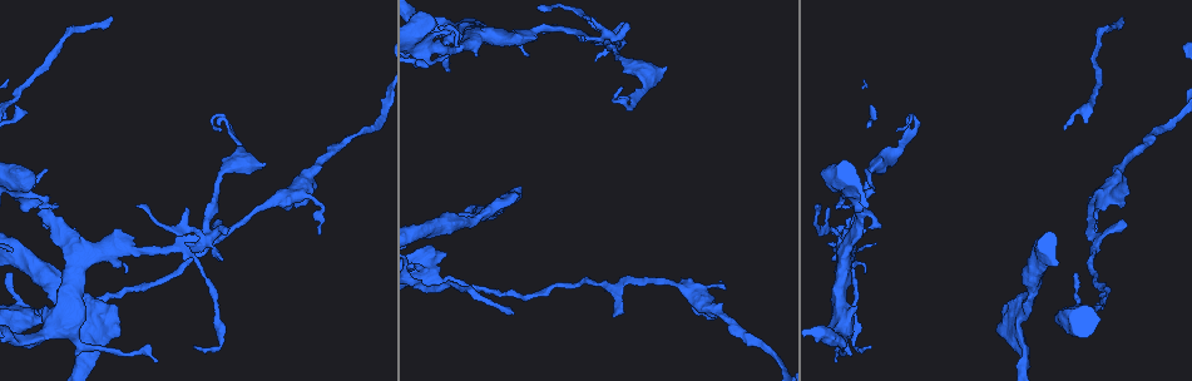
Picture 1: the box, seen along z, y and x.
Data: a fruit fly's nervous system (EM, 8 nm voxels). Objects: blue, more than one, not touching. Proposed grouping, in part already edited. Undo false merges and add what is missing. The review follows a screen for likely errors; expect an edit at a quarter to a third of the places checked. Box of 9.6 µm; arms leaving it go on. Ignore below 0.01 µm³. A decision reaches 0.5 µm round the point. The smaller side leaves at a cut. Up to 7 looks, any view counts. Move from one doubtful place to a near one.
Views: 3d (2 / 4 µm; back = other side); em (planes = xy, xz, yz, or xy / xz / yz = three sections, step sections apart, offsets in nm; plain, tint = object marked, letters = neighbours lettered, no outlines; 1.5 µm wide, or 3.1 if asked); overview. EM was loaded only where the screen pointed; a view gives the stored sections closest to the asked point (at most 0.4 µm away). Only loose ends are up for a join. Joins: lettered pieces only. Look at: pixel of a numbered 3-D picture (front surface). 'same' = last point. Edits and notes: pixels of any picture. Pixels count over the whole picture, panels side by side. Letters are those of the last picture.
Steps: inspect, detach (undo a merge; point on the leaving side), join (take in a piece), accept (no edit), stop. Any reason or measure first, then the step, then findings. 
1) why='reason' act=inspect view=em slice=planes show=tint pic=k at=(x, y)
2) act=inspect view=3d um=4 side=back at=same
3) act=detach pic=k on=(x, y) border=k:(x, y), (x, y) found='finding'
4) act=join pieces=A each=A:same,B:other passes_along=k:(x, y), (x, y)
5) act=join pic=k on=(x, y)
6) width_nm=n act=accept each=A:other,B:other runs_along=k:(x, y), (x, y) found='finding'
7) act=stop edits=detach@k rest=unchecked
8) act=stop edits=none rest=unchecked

why='branch stops here' act=inspect view=em slice=planes show=letters pic=1 at=(157, 360)

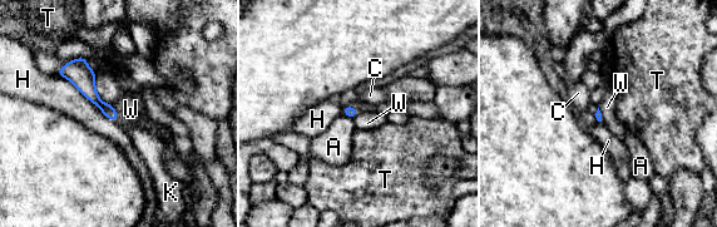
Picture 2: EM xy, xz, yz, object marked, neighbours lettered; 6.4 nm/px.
act=accept each=A:other,C:other,H:other,K:other,T:other,W:other border=2:(112, 105), (118, 121) found='no lettered piece goes on from it'

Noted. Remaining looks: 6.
why='branch stops here' act=inspect view=em slice=xz step=4 show=letters pic=1 at=(666, 66)

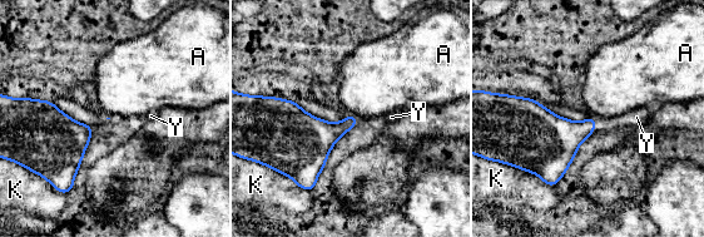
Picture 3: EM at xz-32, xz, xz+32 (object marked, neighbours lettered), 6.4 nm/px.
act=join pieces=Y each=A:other,K:other,Y:same passes_along=3:(559, 138), (594, 123), (631, 118) found='it goes on there'

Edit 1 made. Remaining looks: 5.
why='redraw' act=inspect view=overview

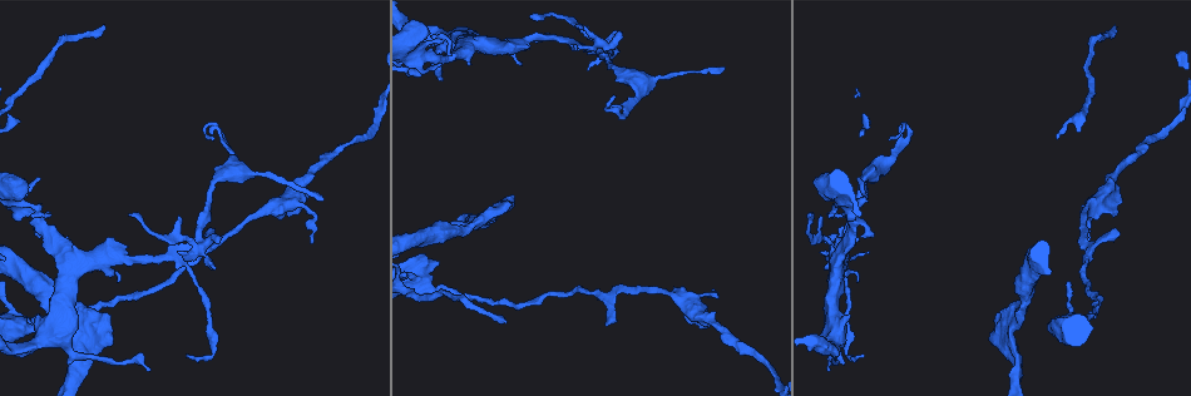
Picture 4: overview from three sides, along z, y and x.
why='free end' act=inspect view=3d um=4 side=back pic=4 at=(104, 316)

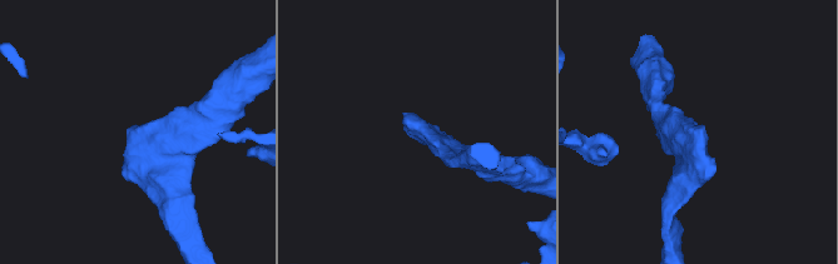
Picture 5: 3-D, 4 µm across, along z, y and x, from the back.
arm_widths_nm=260,280 act=inspect view=em slice=planes show=tint pic=5 at=(135, 126)

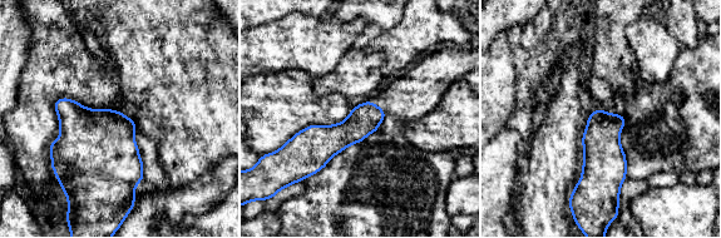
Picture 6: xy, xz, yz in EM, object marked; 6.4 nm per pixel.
why='what lies round it' act=inspect view=em slice=planes show=letters at=same

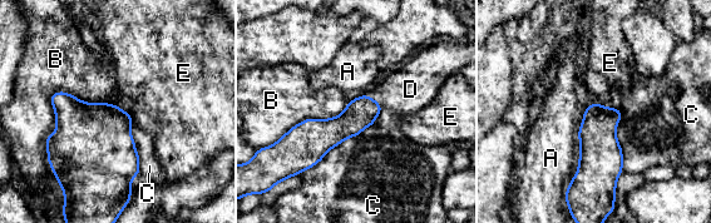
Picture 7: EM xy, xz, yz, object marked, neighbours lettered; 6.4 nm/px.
width_nm=200 act=join pieces=D each=A:other,B:other,C:other,D:same,E:other passes_along=7:(360, 113), (374, 100), (410, 89) found='the cell continues'

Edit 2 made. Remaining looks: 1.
act=stop edits=join@3,join@7 rest=unchecked

